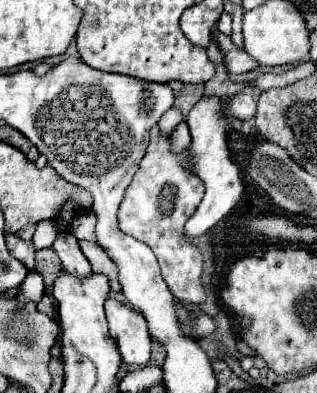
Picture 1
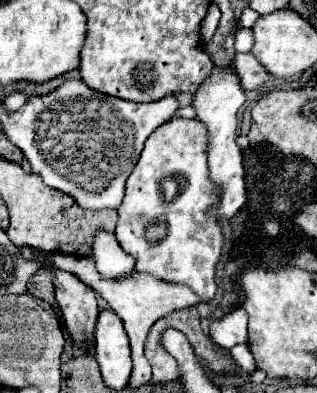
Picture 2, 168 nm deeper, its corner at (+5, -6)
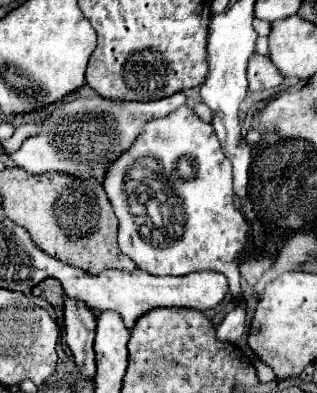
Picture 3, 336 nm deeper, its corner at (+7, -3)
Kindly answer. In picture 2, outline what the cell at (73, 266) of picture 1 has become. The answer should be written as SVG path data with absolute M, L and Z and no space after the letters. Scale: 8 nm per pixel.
M54 271L54 275L56 275L56 279L54 279L56 301L64 315L66 329L68 329L74 345L80 351L88 351L94 345L94 329L96 329L96 321L98 321L98 313L100 313L96 307L96 295L84 283L78 283L78 279L74 279L74 275L66 275L66 271Z

